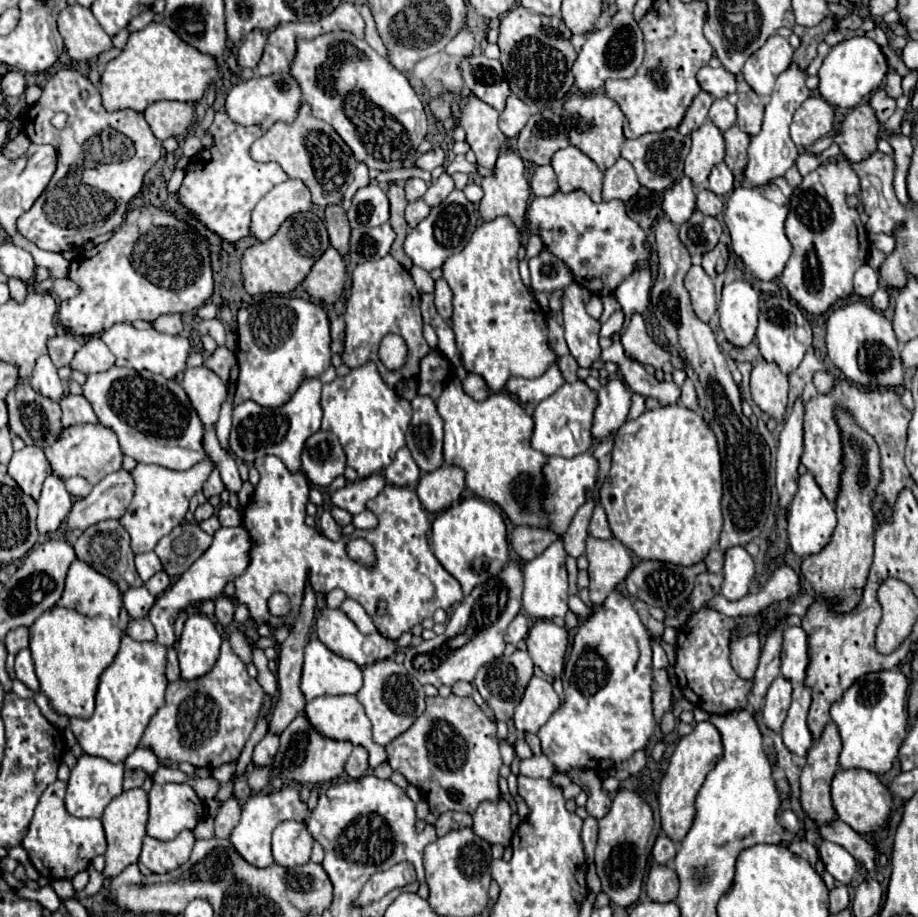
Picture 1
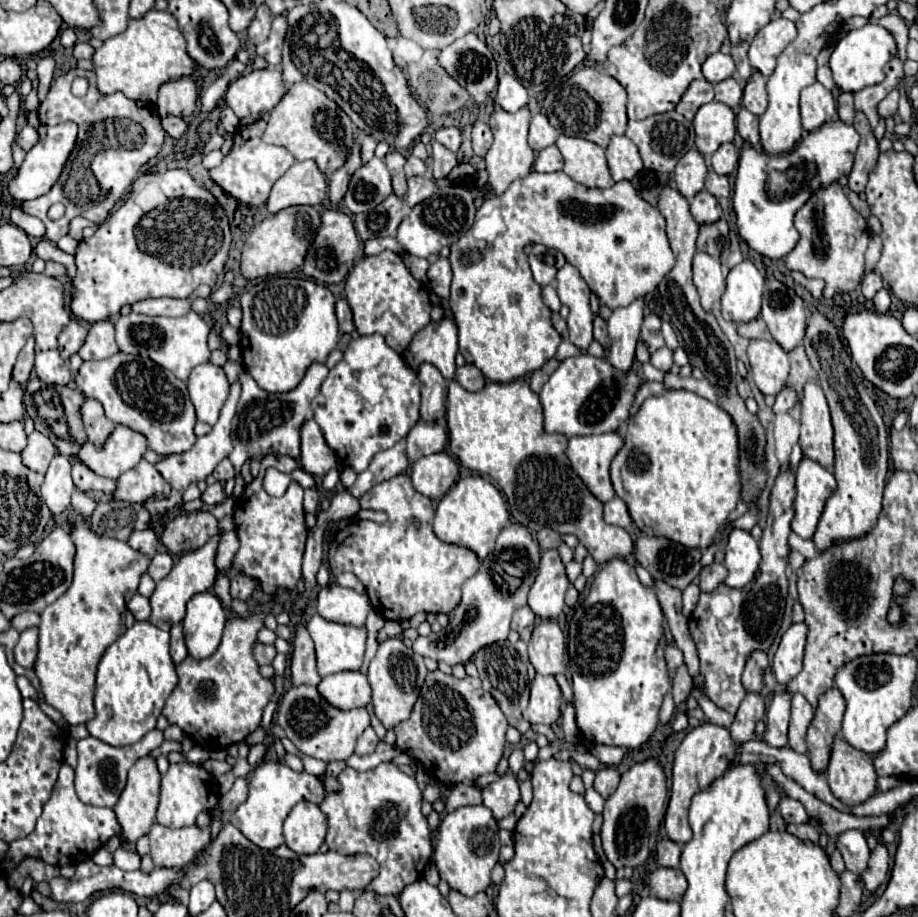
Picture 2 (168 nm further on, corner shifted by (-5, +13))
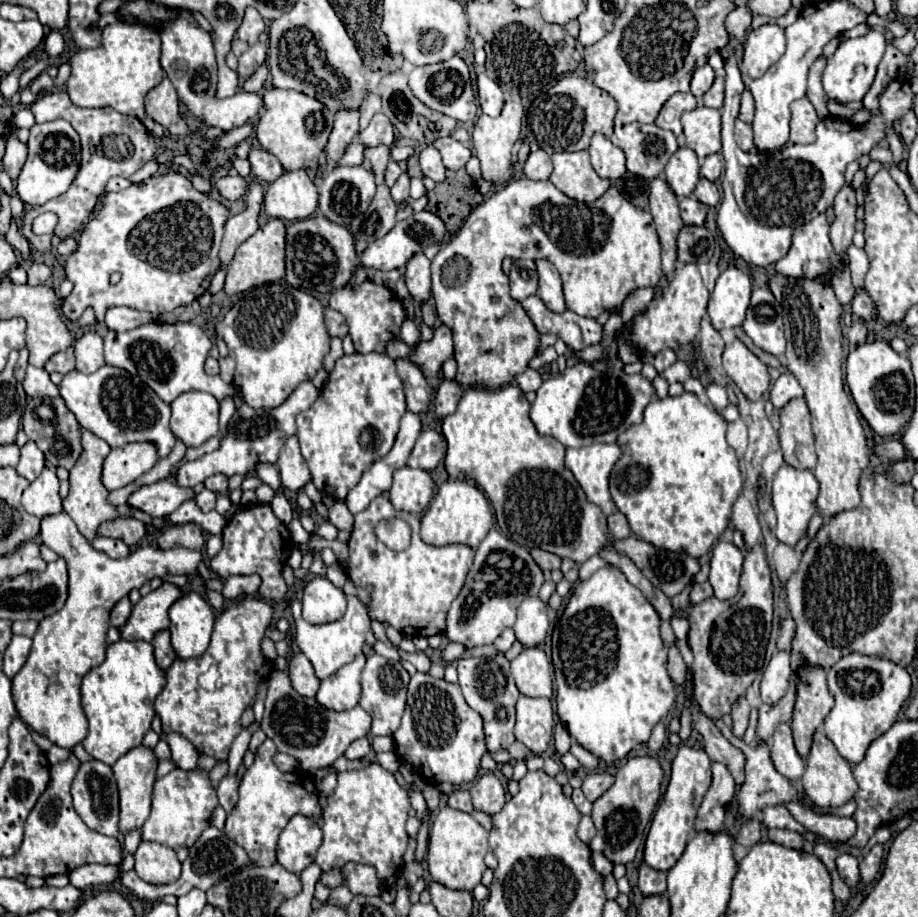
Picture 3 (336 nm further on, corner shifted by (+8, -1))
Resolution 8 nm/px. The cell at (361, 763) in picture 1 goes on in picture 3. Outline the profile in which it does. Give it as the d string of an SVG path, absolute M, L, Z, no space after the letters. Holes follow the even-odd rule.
M358 738L358 740L354 740L350 746L348 746L348 750L346 750L346 758L348 760L356 760L356 758L366 758L370 754L370 742L368 742L368 738Z

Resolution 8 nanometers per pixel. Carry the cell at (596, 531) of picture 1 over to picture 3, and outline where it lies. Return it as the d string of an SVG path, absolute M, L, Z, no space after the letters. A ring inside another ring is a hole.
M616 512L612 516L608 516L608 528L610 528L610 534L614 540L620 540L620 538L628 538L632 532L630 532L630 526L628 526L628 520L622 512Z

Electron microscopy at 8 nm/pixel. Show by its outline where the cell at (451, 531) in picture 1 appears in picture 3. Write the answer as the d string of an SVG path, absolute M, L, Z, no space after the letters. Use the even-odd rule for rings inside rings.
M446 480L438 486L438 492L422 516L422 540L432 546L468 544L476 548L492 528L492 520L494 517L488 500L474 484L468 484L466 480Z

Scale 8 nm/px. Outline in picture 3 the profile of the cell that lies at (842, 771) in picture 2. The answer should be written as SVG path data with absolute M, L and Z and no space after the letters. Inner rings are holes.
M820 730L814 732L812 738L812 748L810 754L806 758L806 770L802 774L800 786L804 790L804 794L822 808L838 808L842 804L846 804L854 794L856 794L856 780L852 776L852 768L850 764L838 754L836 746L828 740L828 736Z

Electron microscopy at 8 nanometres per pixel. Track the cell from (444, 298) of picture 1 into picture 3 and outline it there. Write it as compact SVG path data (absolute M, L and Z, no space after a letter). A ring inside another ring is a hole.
M416 252L408 260L404 278L416 302L426 302L430 298L430 260L422 252Z

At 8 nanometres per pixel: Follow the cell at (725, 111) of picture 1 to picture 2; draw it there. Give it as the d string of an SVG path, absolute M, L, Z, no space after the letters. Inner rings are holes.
M727 78L719 84L715 84L715 100L723 102L731 108L737 108L741 104L741 94L743 94L743 88L735 78Z

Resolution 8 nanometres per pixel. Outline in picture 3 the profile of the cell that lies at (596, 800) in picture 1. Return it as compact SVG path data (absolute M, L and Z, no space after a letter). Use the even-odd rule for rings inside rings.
M588 774L584 784L582 784L582 790L584 790L584 796L594 802L596 798L600 798L610 786L614 784L614 776L610 774Z

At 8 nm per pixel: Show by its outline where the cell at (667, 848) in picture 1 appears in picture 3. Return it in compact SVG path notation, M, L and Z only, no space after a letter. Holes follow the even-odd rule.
M642 864L638 870L638 888L644 896L656 896L666 892L666 874L660 870L650 868L648 864Z

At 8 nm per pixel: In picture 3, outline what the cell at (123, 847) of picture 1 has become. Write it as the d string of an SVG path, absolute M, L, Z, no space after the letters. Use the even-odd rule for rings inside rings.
M136 746L130 752L126 752L114 766L114 778L118 784L118 792L120 792L120 832L126 834L130 830L140 830L144 820L150 814L150 798L152 798L152 786L156 780L156 768L158 768L158 760L154 756L154 752L146 746Z

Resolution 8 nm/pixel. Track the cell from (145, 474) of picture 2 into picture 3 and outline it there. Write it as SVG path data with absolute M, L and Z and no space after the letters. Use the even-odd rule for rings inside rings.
M162 480L150 486L142 486L128 498L128 502L152 518L162 518L172 514L184 500L190 498L194 498L192 488L180 488L176 484L168 484L168 480Z

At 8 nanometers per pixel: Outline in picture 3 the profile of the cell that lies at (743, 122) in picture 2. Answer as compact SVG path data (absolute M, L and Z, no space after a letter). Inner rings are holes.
M736 120L736 144L746 152L754 148L754 144L752 144L752 126L742 122L742 120Z

